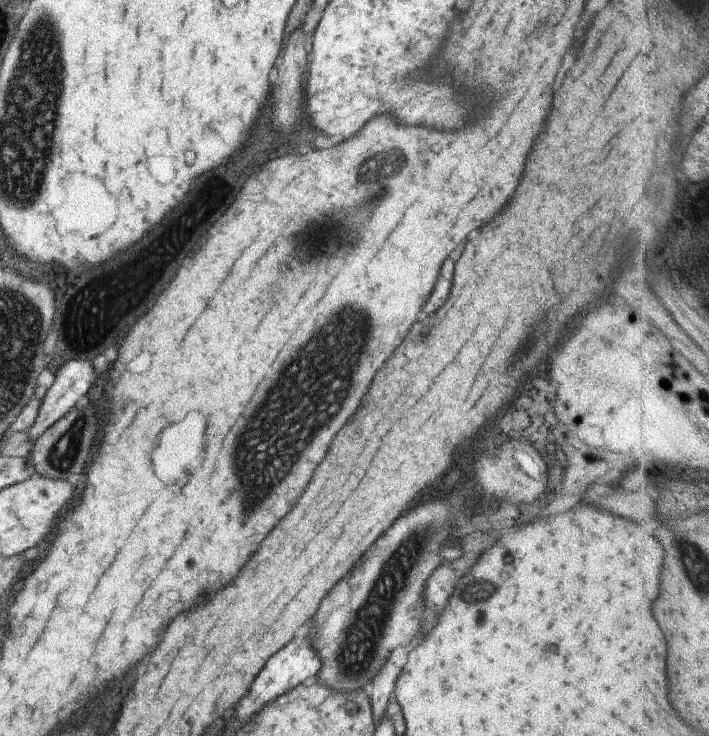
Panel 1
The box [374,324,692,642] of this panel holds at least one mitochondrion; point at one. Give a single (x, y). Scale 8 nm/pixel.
(480, 593)

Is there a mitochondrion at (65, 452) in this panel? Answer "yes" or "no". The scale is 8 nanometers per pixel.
yes

